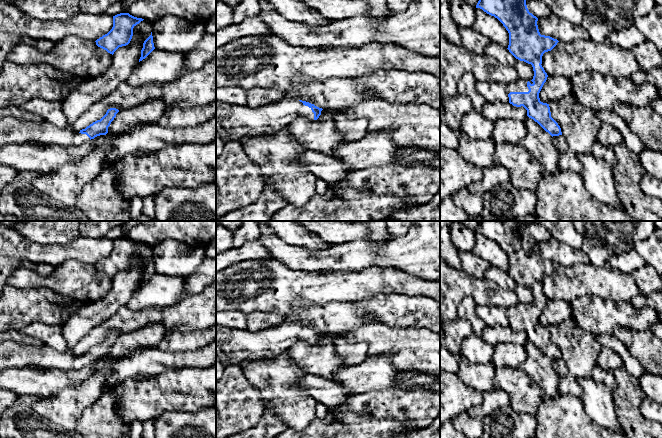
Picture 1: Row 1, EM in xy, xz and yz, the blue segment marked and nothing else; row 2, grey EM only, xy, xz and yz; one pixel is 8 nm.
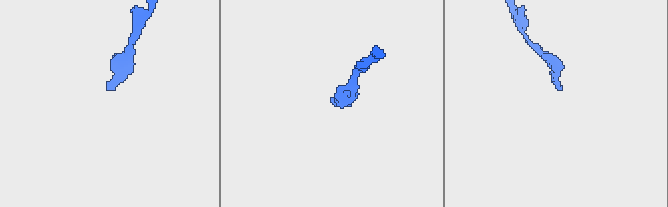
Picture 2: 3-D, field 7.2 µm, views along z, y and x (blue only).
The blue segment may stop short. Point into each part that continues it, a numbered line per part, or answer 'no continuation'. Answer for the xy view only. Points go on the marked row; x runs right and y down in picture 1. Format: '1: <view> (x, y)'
1: xy (12, 130)

